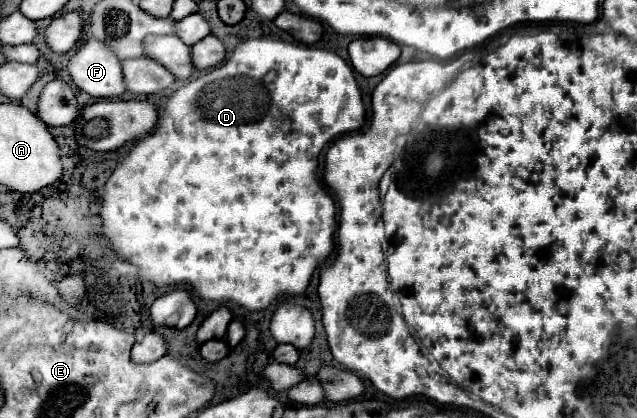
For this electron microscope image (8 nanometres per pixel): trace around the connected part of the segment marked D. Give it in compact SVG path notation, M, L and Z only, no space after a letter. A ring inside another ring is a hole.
M246 38L236 44L230 58L226 58L220 66L212 68L208 74L202 74L176 92L172 92L164 106L158 110L158 124L152 132L148 132L144 138L134 142L128 154L124 154L116 168L112 170L112 176L104 184L102 194L102 228L104 236L108 238L112 250L126 262L134 264L140 270L140 278L152 282L154 286L192 286L188 288L192 294L196 294L202 300L212 302L232 302L238 304L250 312L266 310L274 300L280 298L296 298L306 292L310 278L318 264L328 258L334 250L334 232L337 229L337 205L332 194L320 180L318 180L318 158L326 144L336 140L340 134L356 132L366 122L366 106L362 100L362 92L356 84L352 66L344 62L338 54L306 46L306 44L294 44L274 38Z

